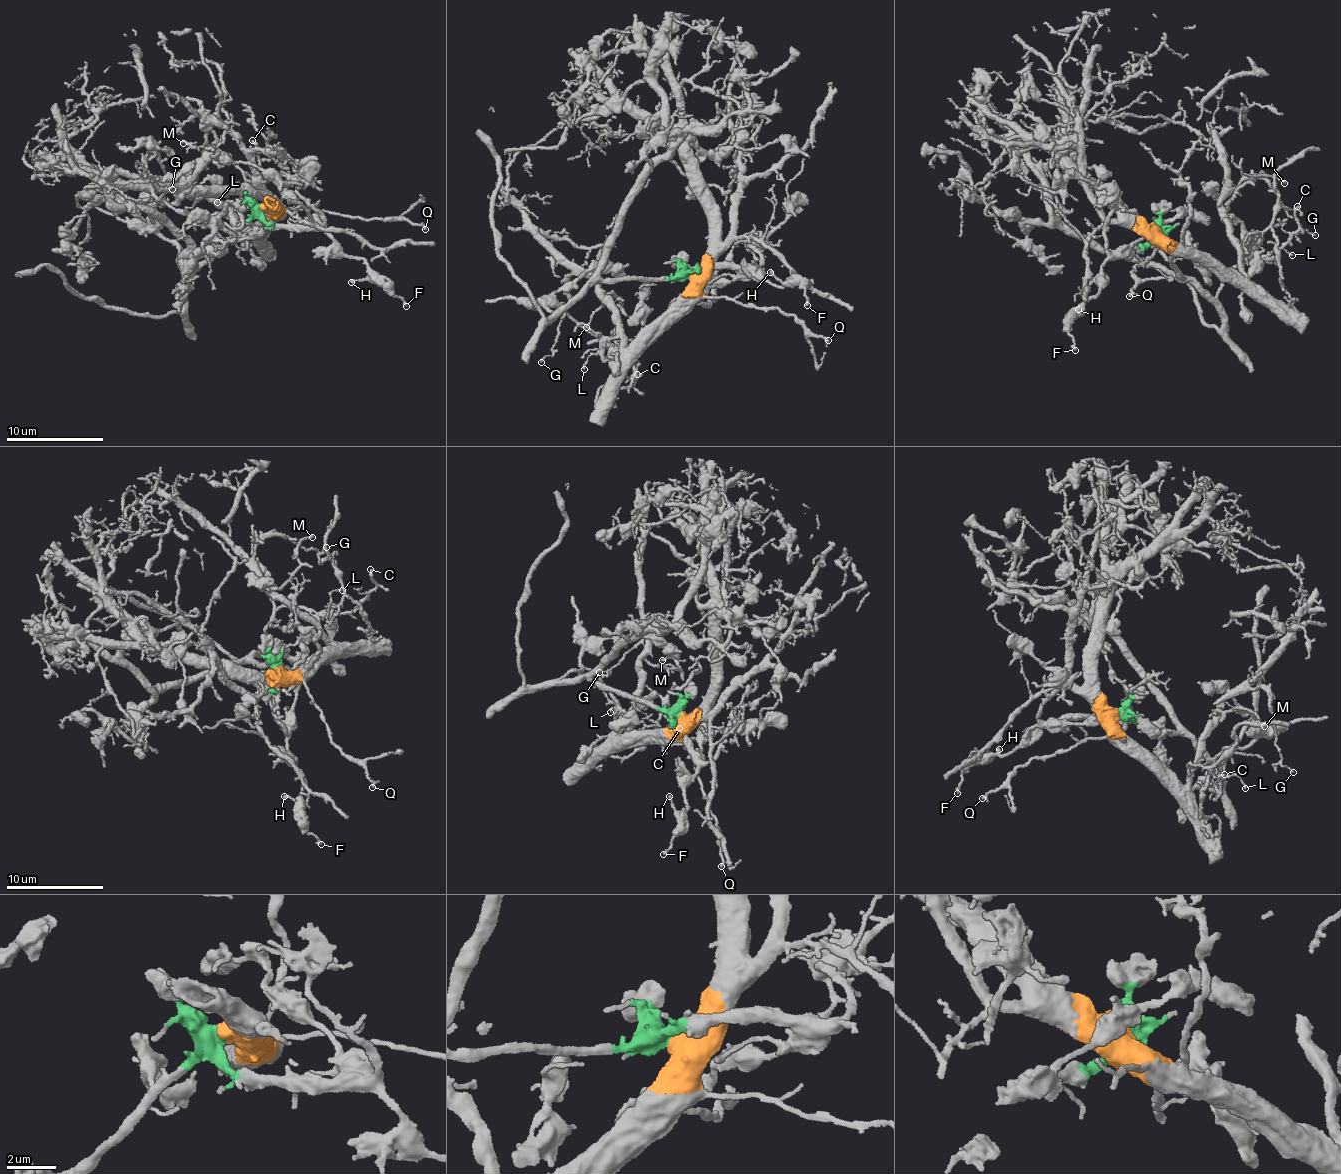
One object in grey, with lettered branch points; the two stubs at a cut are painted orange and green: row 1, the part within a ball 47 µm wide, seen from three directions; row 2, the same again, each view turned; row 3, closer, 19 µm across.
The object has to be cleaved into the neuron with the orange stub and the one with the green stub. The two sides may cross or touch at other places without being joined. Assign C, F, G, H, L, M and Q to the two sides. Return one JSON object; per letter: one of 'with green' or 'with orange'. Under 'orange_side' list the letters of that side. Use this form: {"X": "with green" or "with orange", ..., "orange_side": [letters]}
{"C": "with orange", "F": "with green", "G": "with orange", "H": "with green", "L": "with orange", "M": "with orange", "Q": "with orange", "orange_side": ["C", "G", "L", "M", "Q"]}

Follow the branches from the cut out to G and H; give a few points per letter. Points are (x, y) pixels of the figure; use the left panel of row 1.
G: (263, 207), (273, 209), (252, 229), (211, 200), (154, 179), (147, 164), (155, 154), (178, 184), (172, 190)
H: (263, 207), (267, 222), (323, 230), (347, 255), (366, 259), (368, 274), (350, 282)

